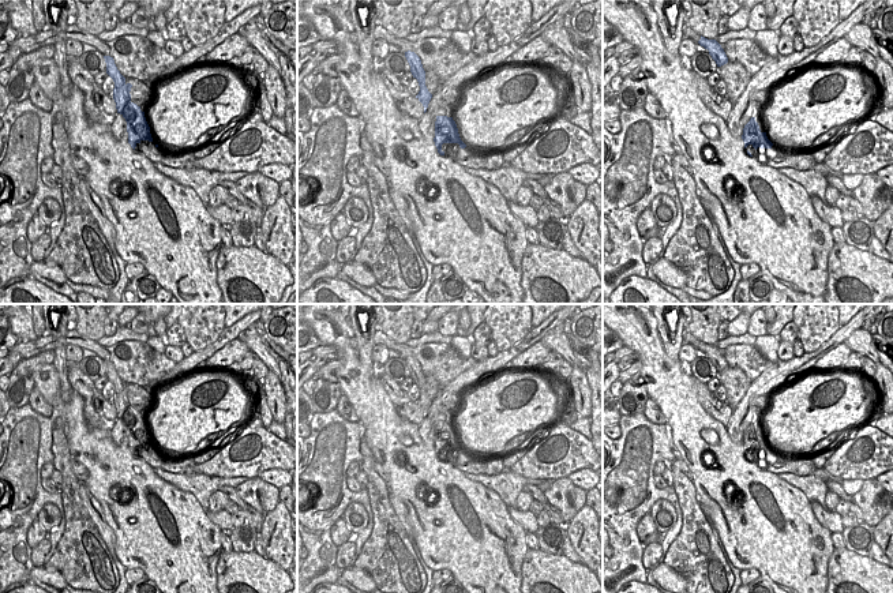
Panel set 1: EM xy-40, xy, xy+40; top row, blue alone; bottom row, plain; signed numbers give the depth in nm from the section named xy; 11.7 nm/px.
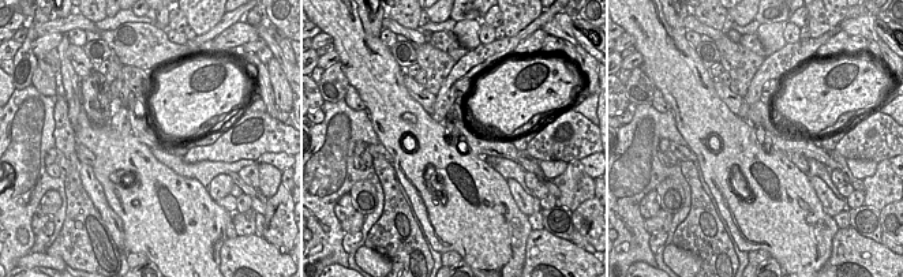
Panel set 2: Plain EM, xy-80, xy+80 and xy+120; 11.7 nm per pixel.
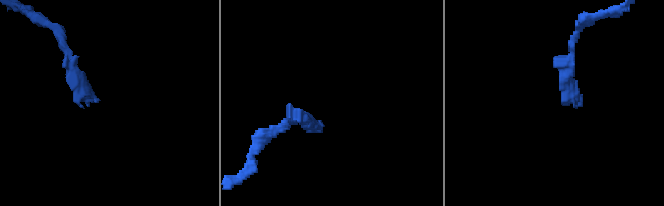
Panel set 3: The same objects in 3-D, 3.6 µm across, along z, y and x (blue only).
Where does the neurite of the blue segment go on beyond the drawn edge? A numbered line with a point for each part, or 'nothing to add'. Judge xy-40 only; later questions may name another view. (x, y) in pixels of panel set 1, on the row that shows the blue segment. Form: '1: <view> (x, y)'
1: xy-40 (154, 154)

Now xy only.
1: xy (466, 157)

